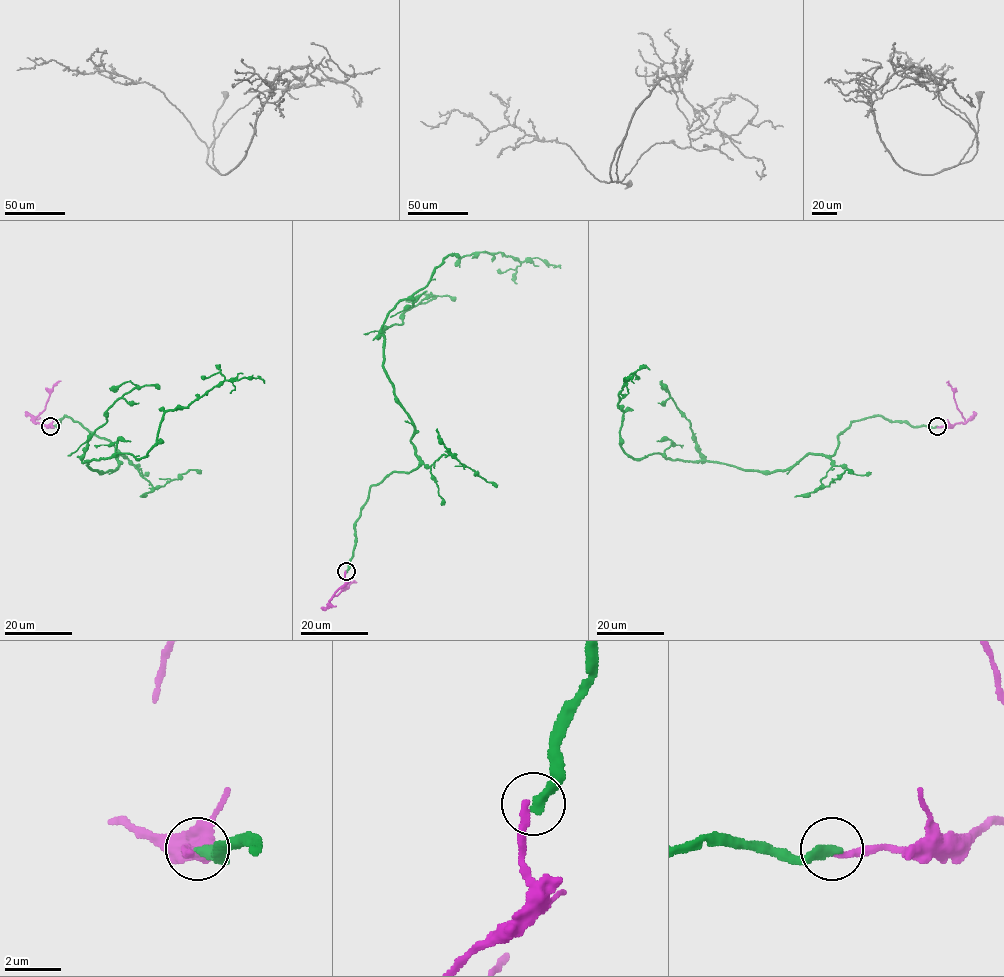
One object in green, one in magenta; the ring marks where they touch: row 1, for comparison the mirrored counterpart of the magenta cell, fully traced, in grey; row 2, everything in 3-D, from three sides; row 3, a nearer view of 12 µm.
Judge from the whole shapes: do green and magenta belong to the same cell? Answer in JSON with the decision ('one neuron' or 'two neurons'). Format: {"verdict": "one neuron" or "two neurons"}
{"verdict": "two neurons"}

